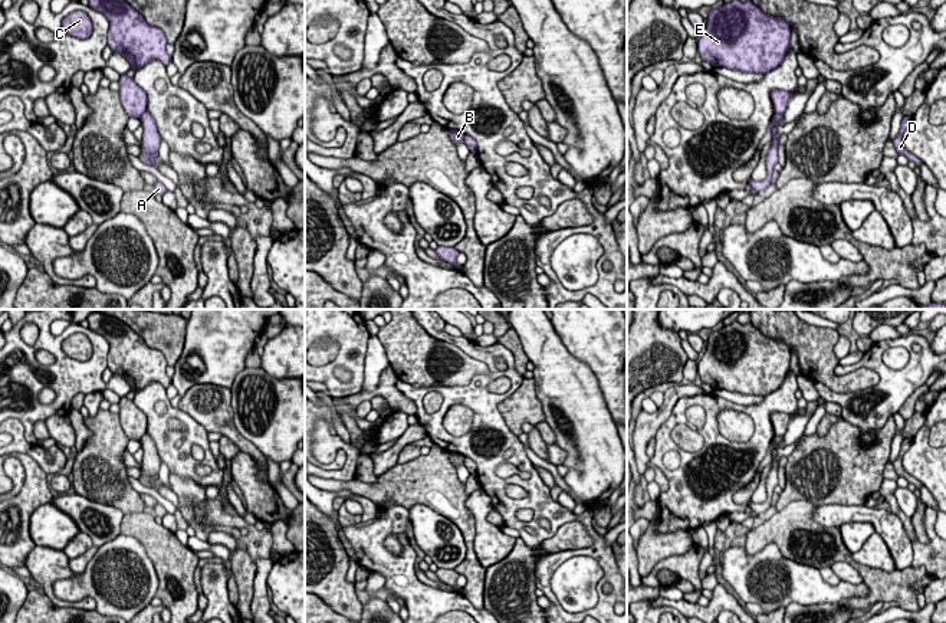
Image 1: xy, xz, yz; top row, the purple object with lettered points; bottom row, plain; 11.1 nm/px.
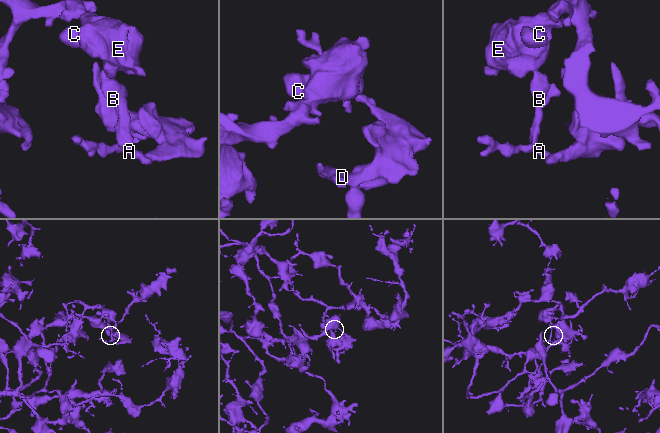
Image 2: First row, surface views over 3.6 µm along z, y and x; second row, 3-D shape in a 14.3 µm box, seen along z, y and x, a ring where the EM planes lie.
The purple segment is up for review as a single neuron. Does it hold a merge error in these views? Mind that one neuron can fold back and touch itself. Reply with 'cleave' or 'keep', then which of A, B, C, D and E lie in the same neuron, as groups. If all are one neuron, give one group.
cleave | A D / B C E

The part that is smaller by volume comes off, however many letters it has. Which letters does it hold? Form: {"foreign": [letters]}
{"foreign": ["A", "D"]}

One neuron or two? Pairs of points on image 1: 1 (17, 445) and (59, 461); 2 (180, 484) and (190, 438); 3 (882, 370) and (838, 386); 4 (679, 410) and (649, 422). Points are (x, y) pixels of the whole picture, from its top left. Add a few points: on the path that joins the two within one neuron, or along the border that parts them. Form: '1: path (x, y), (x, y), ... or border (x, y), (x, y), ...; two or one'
1: path (28, 448), (49, 464); one
2: border (170, 472), (190, 478), (206, 488); two
3: border (843, 374), (859, 369), (871, 369), (880, 379); two
4: border (700, 394), (680, 397), (670, 416), (653, 436); two

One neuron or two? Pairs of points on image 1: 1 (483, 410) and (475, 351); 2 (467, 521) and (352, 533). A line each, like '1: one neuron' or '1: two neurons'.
1: one neuron
2: two neurons

